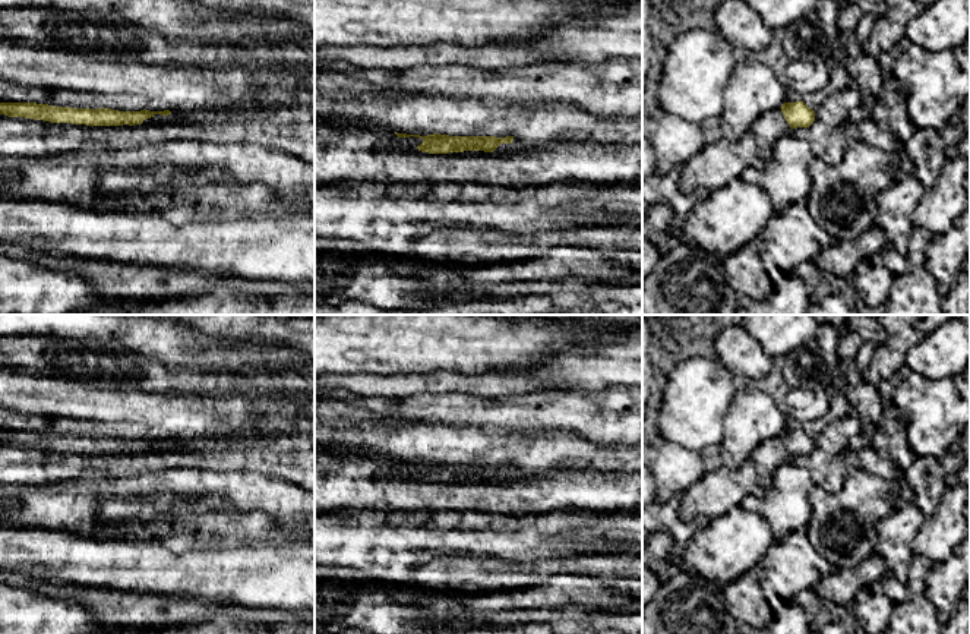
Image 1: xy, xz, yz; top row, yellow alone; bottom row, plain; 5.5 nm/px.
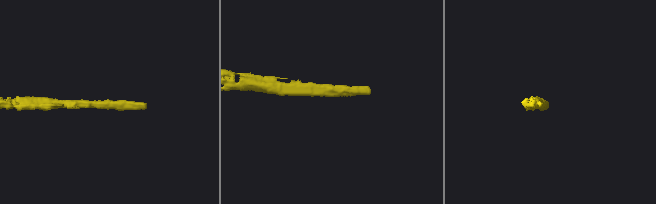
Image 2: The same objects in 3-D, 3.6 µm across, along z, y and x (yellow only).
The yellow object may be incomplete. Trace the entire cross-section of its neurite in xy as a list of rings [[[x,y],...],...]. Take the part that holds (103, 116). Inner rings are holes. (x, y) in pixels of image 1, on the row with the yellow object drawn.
[[[0,102],[0,114],[9,117],[25,117],[44,120],[51,123],[73,123],[86,126],[135,126],[142,124],[146,119],[155,114],[168,116],[170,110],[164,111],[119,111],[111,108],[72,108],[56,107],[37,102]]]

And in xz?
[[[396,133],[398,138],[421,138],[423,142],[417,146],[421,152],[429,154],[449,154],[464,151],[484,151],[493,152],[500,143],[512,143],[514,136],[496,138],[496,136],[449,136],[433,133],[427,136]]]

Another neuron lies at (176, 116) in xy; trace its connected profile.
[[[173,111],[168,116],[154,114],[151,119],[143,120],[142,124],[167,126],[171,123],[190,123],[190,120],[181,111]]]

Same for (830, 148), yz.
[[[850,85],[831,94],[816,110],[809,127],[796,127],[790,135],[806,141],[815,158],[838,165],[847,148],[841,124],[849,122],[850,111],[862,104],[862,92]]]

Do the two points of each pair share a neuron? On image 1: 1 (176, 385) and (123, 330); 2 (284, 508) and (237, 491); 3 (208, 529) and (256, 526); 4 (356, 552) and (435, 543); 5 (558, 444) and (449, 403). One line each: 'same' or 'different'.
1: different
2: same
3: same
4: same
5: different

